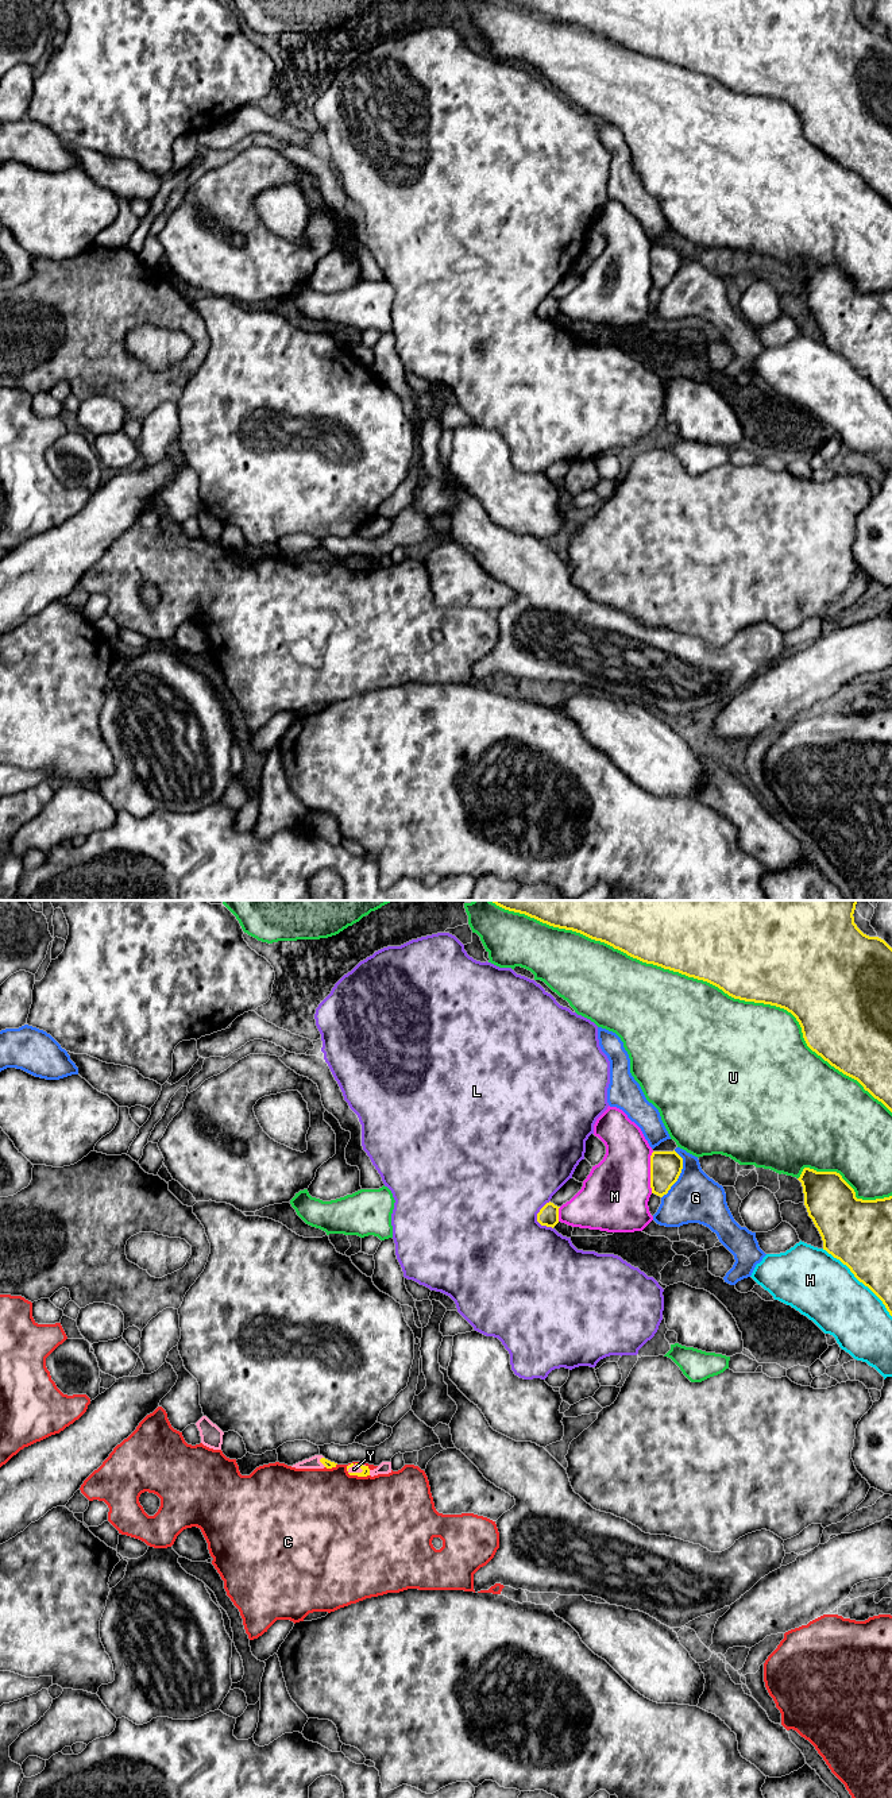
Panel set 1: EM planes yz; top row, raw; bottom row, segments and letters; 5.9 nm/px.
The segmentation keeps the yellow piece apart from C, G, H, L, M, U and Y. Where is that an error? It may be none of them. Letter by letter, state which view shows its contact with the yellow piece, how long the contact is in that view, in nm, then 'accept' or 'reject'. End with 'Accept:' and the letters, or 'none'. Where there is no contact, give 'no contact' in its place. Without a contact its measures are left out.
C: yz | 160 nm | reject
G: yz | 300 nm | reject
H: yz | 600 nm | reject
L: yz | 180 nm | reject
M: yz | 240 nm | reject
U: yz | 2600 nm | reject
Y: yz | 100 nm | accept
Accept: Y

